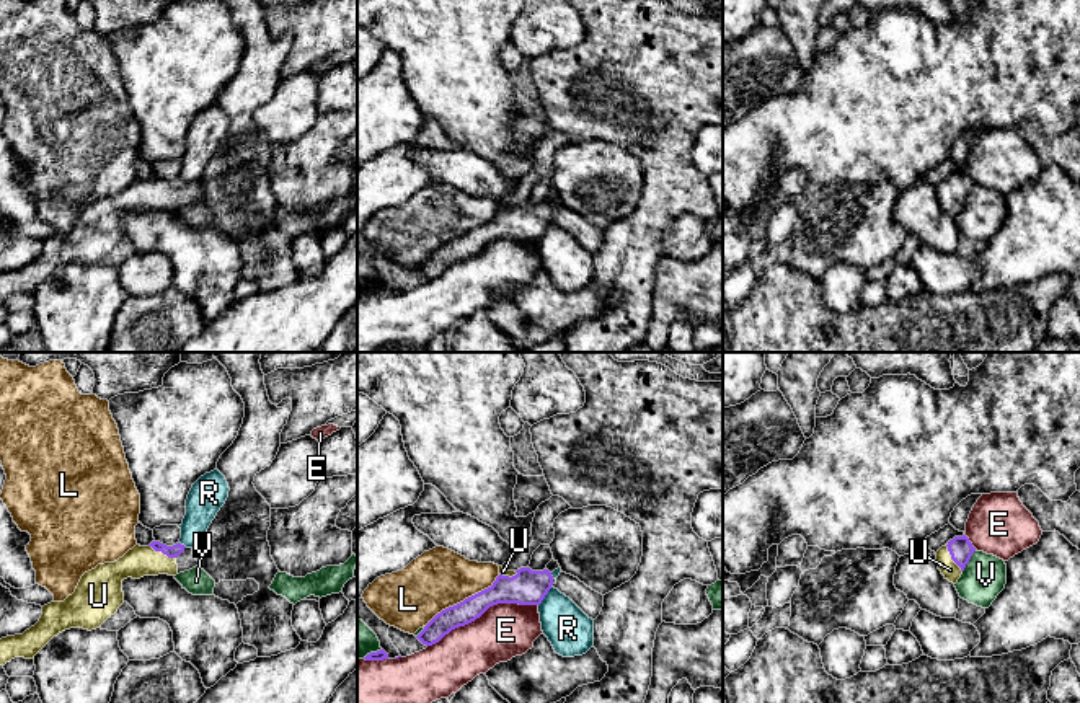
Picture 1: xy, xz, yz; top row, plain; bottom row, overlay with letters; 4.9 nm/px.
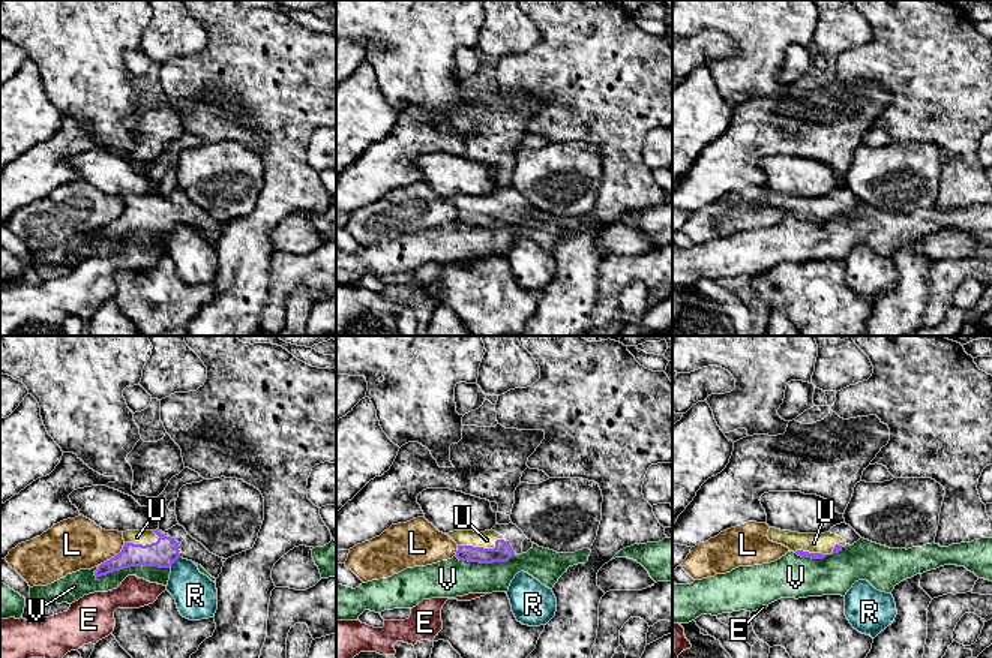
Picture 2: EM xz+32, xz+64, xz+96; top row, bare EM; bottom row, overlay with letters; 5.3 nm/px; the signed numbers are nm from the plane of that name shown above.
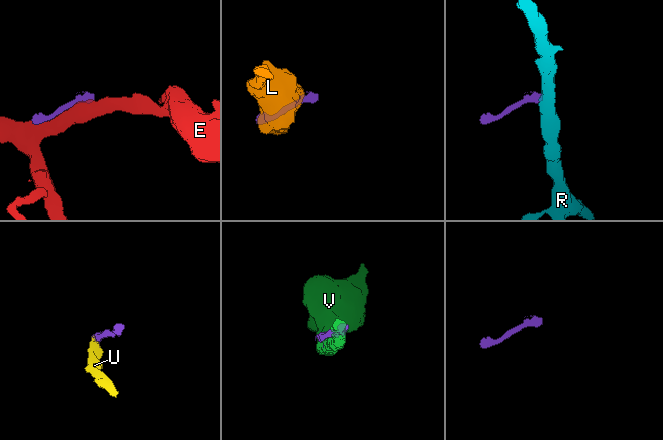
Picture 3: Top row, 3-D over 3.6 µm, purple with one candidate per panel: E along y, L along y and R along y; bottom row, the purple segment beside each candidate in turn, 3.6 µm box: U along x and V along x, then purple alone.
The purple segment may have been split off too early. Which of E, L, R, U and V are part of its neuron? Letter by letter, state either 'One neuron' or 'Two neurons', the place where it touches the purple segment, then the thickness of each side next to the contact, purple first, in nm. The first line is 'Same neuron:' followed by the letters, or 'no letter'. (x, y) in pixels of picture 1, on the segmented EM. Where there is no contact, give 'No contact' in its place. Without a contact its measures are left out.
Same neuron: U
E: Two neurons. Touches purple at xz (482, 614). Thickness 160 nm (purple) against 280 nm
L: Two neurons. Touches purple at xz (464, 601). Thickness 140 nm (purple) against 300 nm
R: Two neurons. Touches purple at xz (545, 594). Thickness 180 nm (purple) against 220 nm
U: One neuron. Touches purple at xy (162, 552). Thickness 60 nm (purple) against 150 nm
V: Two neurons. Touches purple at yz (968, 561). Thickness 120 nm (purple) against 220 nm

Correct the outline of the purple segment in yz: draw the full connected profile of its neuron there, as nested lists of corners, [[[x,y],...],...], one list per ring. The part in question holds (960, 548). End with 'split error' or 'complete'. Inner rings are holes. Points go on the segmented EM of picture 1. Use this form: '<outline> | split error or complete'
[[[966,535],[954,537],[936,555],[936,564],[945,579],[956,584],[976,548]]] | split error

